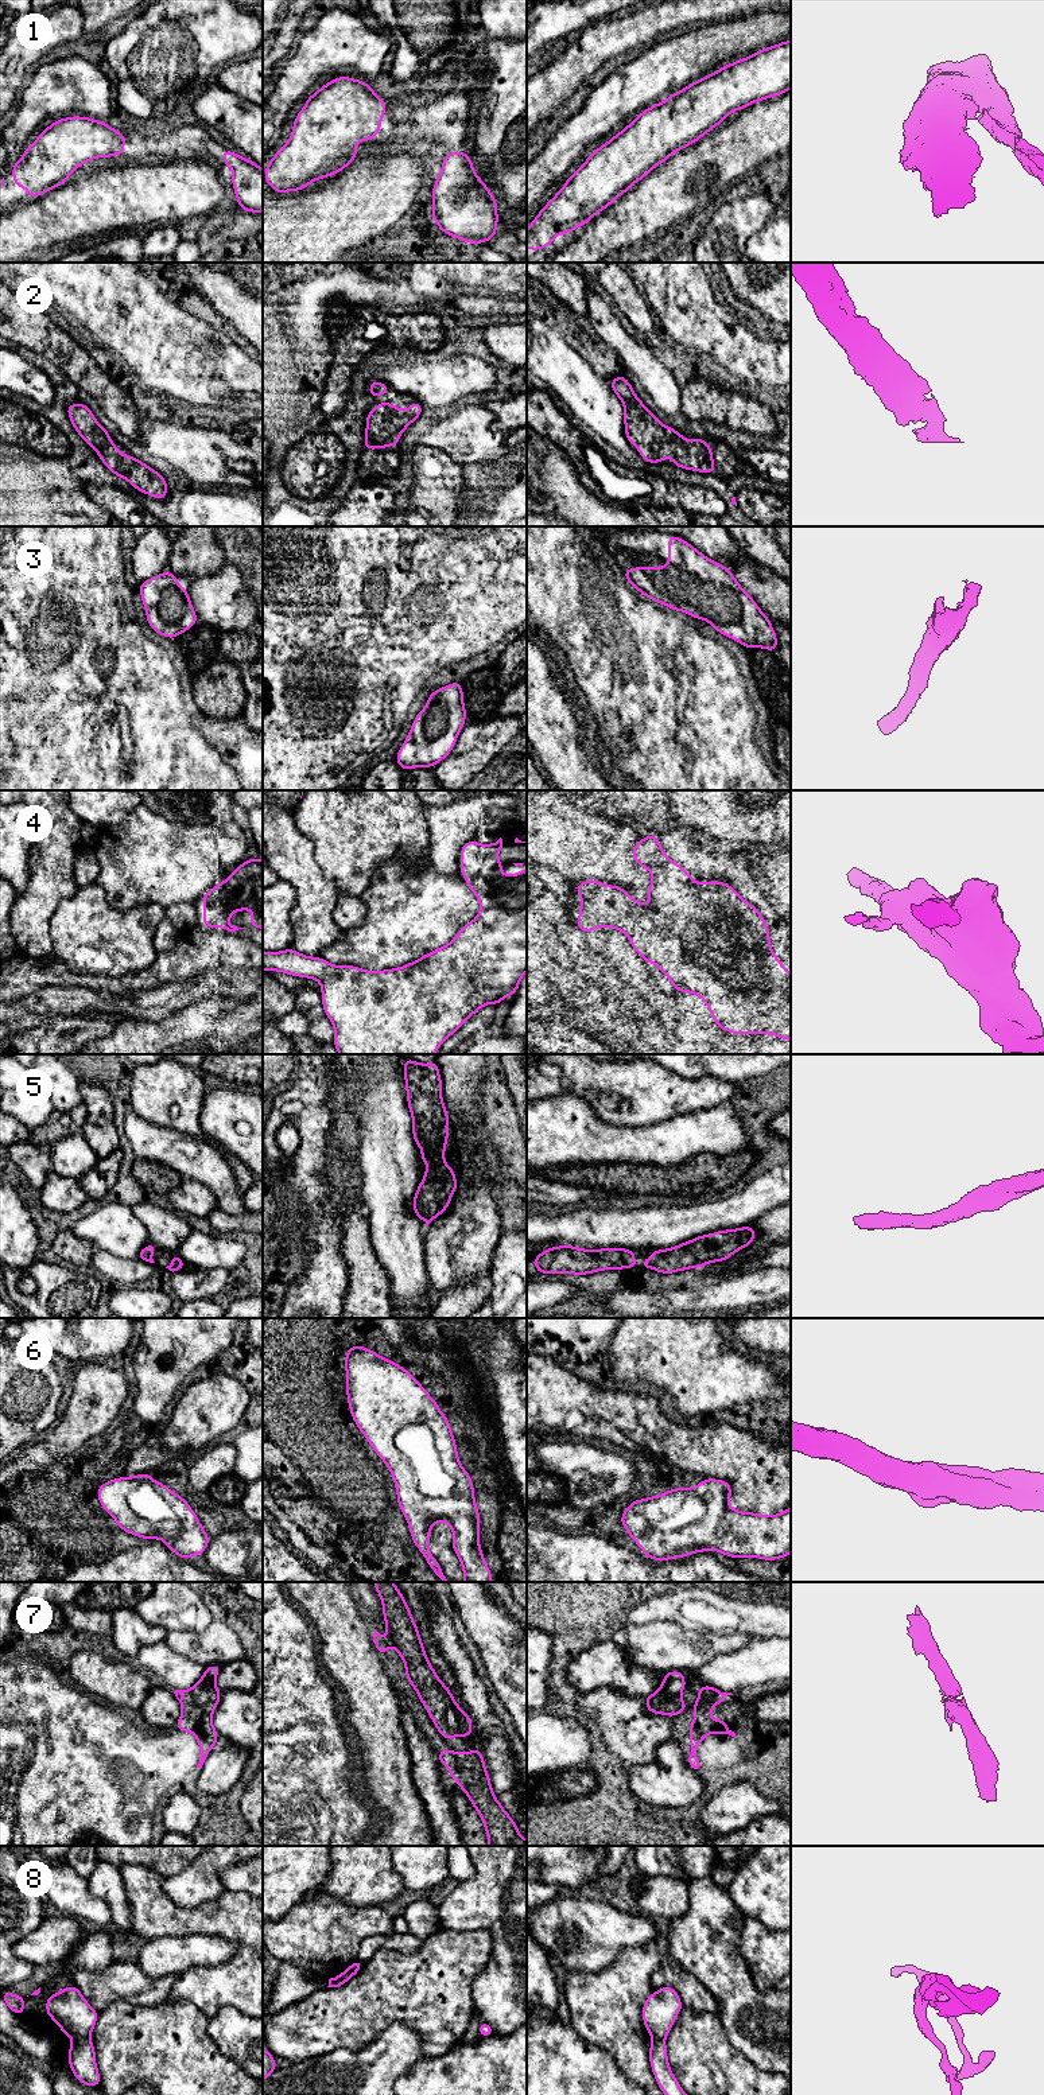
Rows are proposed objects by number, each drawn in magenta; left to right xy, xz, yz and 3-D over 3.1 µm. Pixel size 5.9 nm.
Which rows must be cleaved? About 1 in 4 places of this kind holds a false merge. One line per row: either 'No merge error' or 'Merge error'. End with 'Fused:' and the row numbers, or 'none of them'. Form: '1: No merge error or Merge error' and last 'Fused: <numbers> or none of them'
1: No merge error
2: No merge error
3: No merge error
4: No merge error
5: No merge error
6: No merge error
7: No merge error
8: Merge error
Fused: 8

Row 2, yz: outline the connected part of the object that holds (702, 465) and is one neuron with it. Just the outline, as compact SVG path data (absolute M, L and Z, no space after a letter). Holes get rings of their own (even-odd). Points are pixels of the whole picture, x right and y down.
M622 374L609 384L624 404L625 436L639 448L645 462L659 465L670 456L675 467L698 473L718 471L713 462L713 450L703 438L686 440L682 434L661 424L636 396L630 382Z

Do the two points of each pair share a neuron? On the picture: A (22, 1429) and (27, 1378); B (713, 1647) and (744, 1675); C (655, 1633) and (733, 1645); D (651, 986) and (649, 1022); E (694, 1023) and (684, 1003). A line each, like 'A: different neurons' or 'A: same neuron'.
A: same neuron
B: different neurons
C: same neuron
D: different neurons
E: same neuron

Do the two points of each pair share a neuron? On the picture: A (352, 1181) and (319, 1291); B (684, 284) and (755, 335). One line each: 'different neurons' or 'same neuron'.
A: different neurons
B: same neuron

